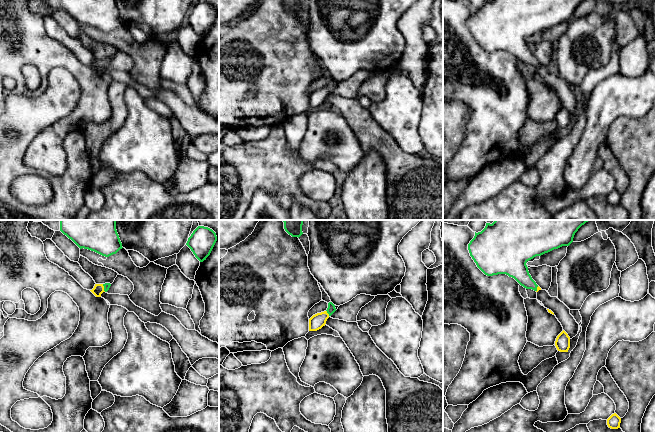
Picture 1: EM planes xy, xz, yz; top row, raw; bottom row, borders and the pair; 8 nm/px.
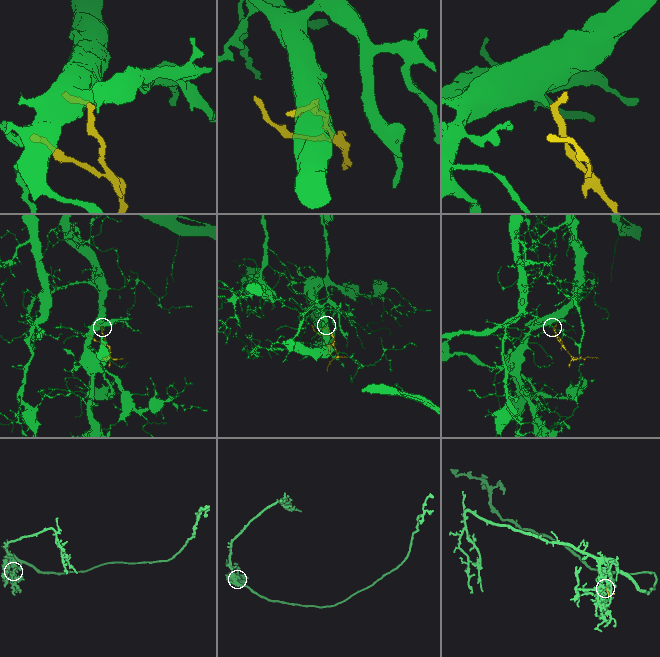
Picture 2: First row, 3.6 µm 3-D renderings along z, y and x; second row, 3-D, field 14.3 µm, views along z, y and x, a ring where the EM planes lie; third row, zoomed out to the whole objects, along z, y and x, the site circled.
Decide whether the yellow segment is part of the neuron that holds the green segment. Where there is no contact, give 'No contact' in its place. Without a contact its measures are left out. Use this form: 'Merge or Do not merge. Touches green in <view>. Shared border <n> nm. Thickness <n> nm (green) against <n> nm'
Merge. Touches green in xz. Shared border 50 nm. Thickness 70 nm (green) against 120 nm

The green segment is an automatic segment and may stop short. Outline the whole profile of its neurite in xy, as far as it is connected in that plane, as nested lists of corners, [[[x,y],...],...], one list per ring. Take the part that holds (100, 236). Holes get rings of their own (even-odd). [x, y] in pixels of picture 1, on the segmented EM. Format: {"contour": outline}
{"contour": [[[60,220],[60,231],[80,249],[109,257],[122,249],[116,220]]]}

